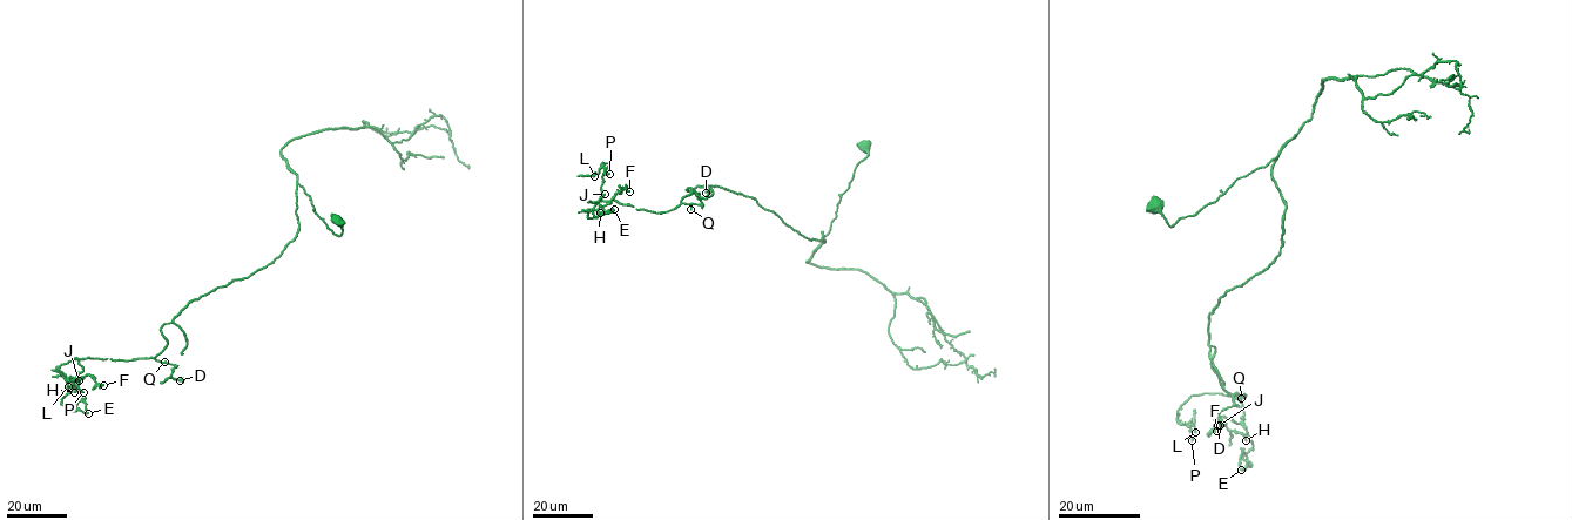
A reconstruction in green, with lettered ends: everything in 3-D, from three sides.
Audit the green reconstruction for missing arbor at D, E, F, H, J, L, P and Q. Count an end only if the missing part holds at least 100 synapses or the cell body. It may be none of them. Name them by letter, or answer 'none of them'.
none of them

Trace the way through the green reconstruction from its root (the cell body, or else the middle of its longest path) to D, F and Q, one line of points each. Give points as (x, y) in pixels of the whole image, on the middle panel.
D: (864, 146), (824, 242), (722, 187), (688, 188), (681, 202), (700, 204), (706, 193)
F: (864, 146), (824, 242), (719, 187), (688, 188), (666, 211), (614, 201), (586, 211), (629, 191)
Q: (864, 146), (868, 155), (822, 231), (824, 242), (722, 187), (688, 188), (681, 202), (690, 209)

